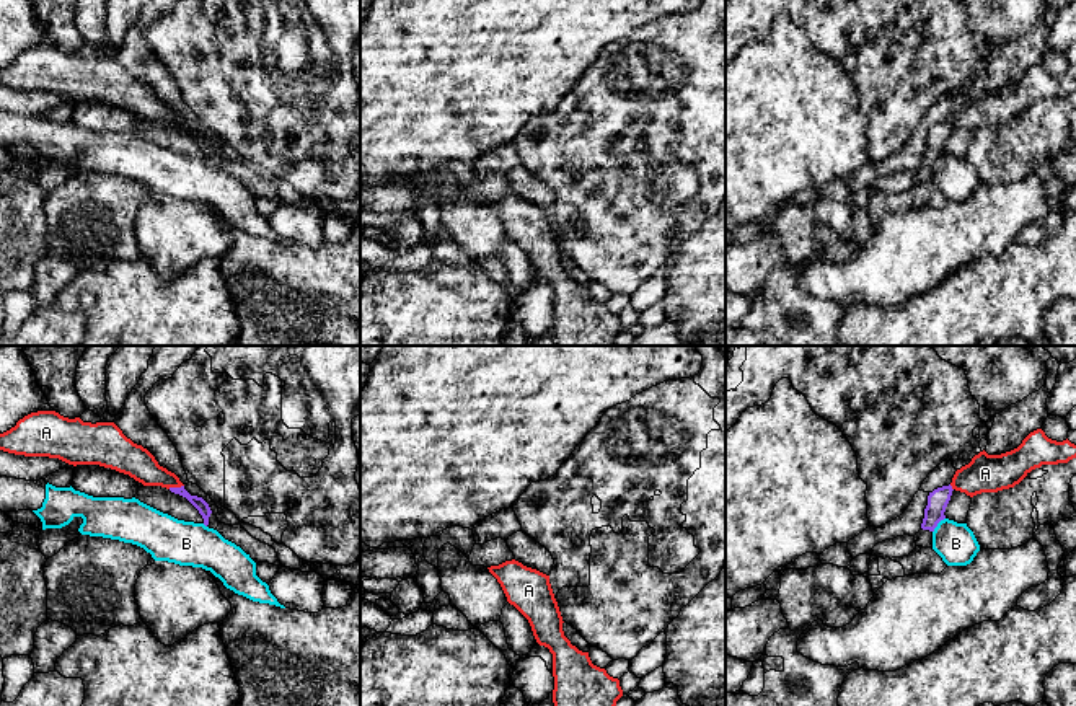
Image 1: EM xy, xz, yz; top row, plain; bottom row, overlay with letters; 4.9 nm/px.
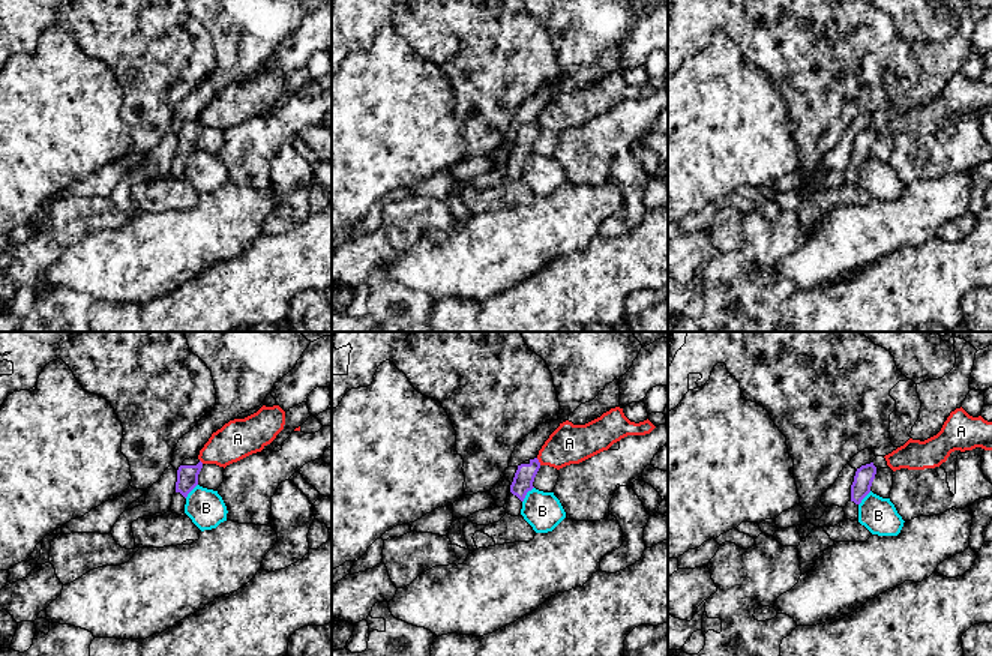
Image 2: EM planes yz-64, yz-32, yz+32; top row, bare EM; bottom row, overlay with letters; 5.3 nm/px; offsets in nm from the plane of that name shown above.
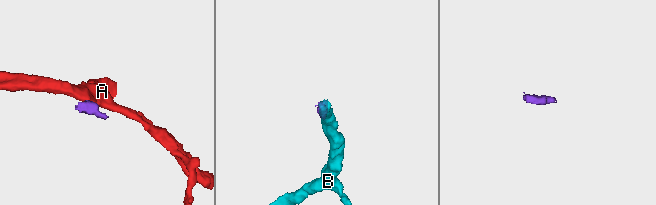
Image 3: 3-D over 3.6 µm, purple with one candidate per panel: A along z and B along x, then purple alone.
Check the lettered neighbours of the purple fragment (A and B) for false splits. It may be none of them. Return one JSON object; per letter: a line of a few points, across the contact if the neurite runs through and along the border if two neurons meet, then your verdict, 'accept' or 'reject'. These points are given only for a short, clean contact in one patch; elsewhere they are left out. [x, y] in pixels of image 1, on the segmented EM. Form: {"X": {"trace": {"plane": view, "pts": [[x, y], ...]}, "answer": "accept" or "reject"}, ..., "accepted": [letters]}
{"A": {"trace": {"plane": "xy", "pts": [[183, 485], [168, 488]]}, "answer": "reject"}, "B": {"trace": {"plane": "yz", "pts": [[944, 517], [933, 532]]}, "answer": "reject"}, "accepted": []}

